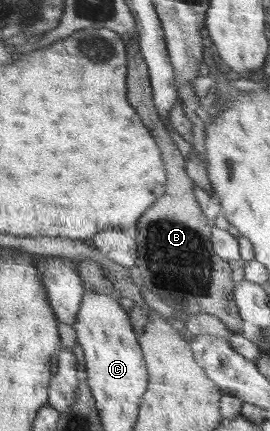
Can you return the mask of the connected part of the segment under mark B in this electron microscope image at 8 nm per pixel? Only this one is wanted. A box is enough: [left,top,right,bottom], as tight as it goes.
[124,36,246,332]

